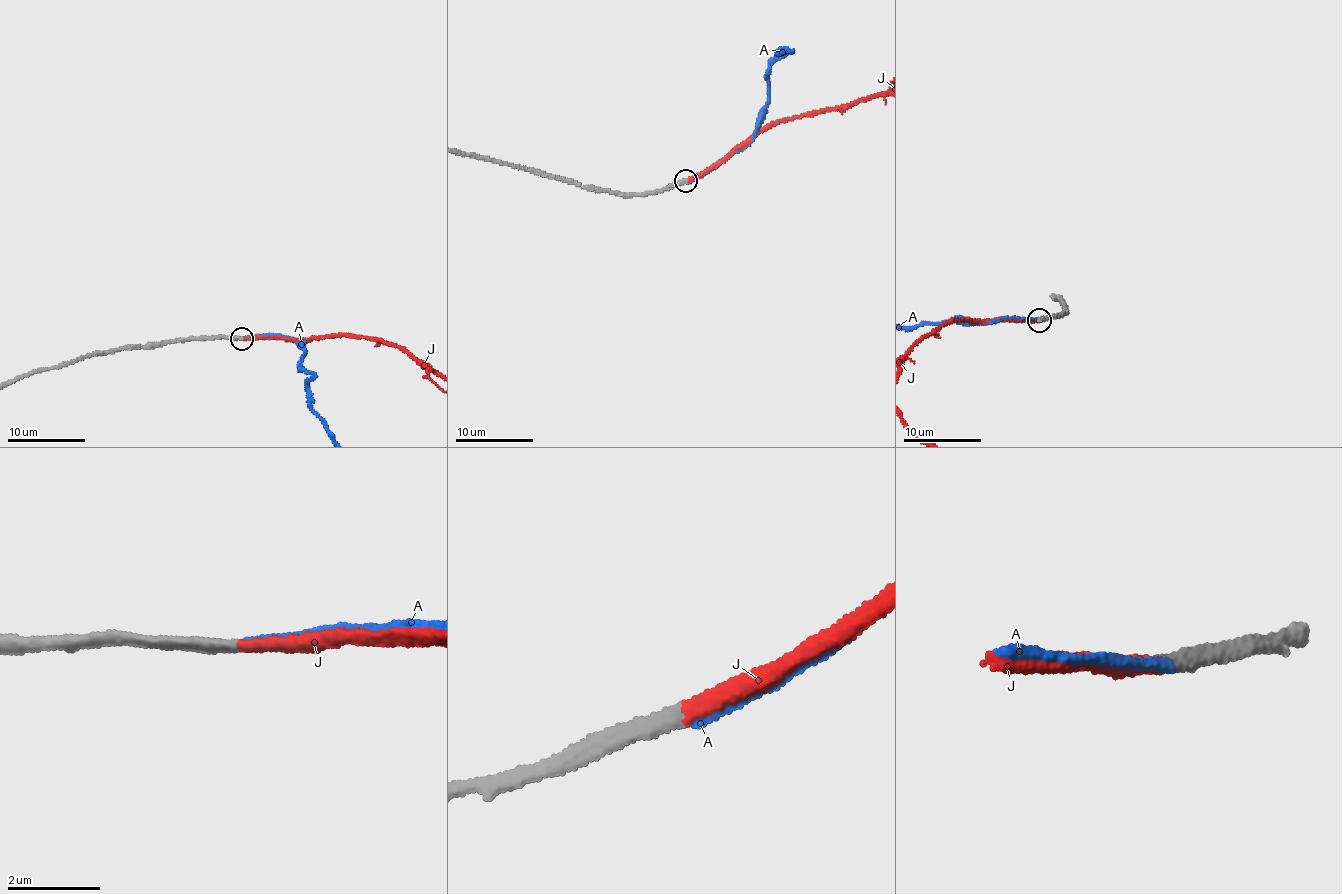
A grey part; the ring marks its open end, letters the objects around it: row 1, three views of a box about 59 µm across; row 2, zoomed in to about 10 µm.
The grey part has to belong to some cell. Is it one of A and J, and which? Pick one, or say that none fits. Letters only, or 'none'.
J

